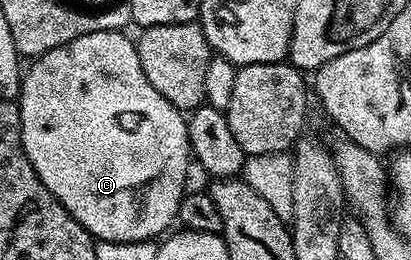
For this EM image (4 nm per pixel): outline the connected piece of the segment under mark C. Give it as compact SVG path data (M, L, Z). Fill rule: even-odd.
M123 31L82 34L74 42L35 57L29 68L27 65L18 97L22 146L42 186L97 241L155 241L173 227L172 220L174 224L186 191L184 183L190 165L188 122L181 109L166 102L150 86L133 37L124 35L128 34Z

